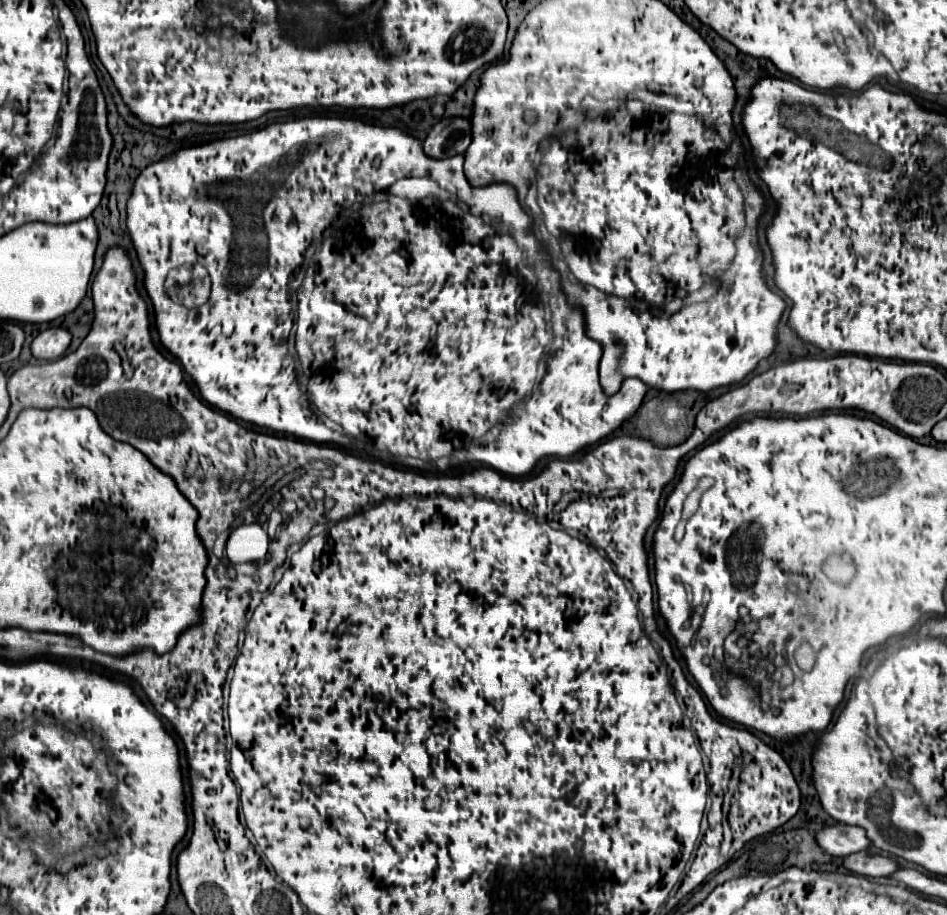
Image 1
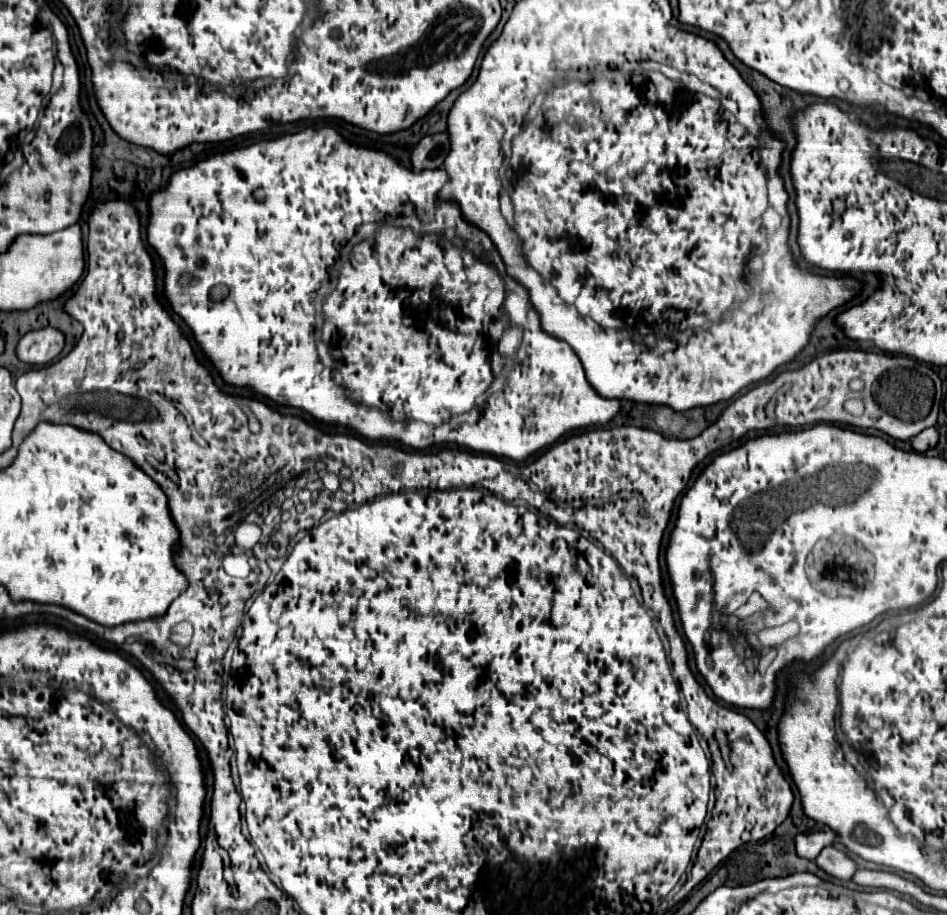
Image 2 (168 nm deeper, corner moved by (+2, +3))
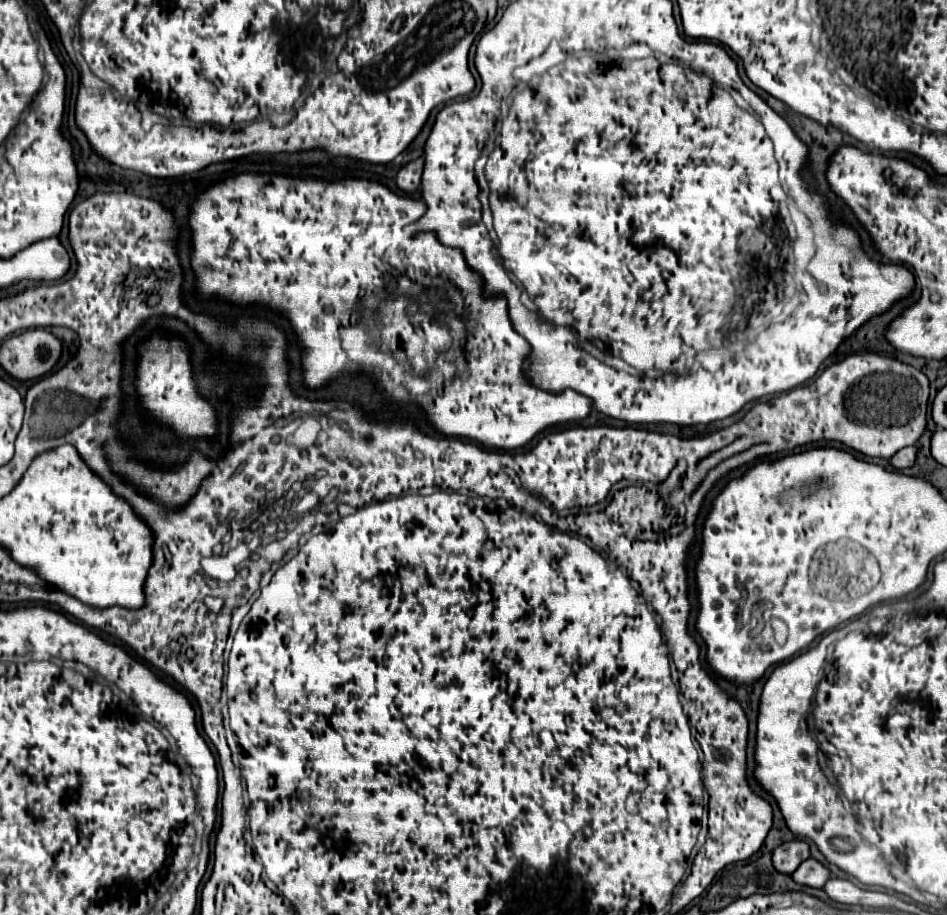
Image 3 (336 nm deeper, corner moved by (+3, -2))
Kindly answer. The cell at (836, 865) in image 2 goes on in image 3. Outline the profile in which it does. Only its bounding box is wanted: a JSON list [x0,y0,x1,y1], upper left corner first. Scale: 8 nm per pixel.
[792,858,830,888]

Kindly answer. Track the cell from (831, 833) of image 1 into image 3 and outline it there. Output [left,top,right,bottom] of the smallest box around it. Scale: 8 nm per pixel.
[772,840,810,874]

